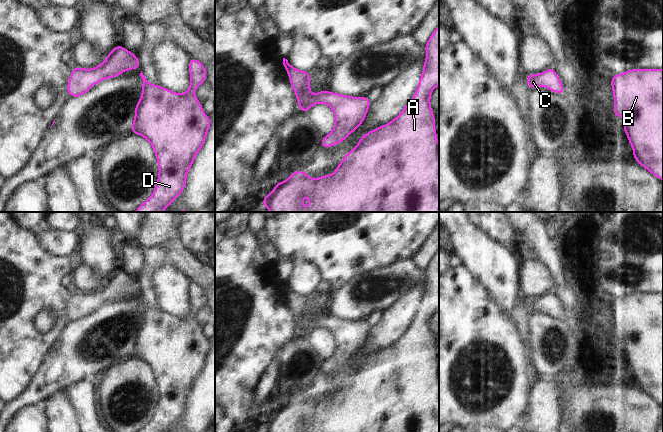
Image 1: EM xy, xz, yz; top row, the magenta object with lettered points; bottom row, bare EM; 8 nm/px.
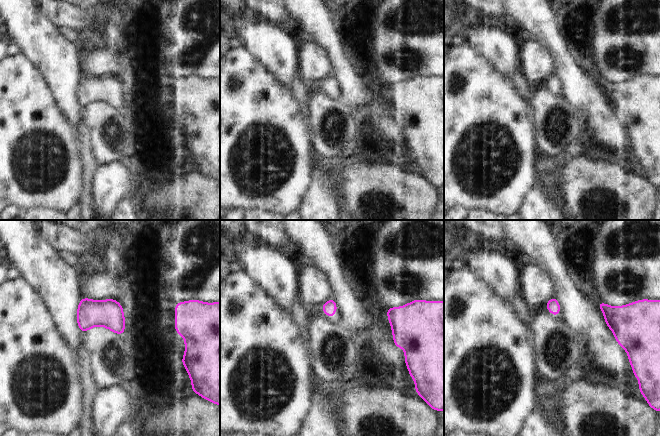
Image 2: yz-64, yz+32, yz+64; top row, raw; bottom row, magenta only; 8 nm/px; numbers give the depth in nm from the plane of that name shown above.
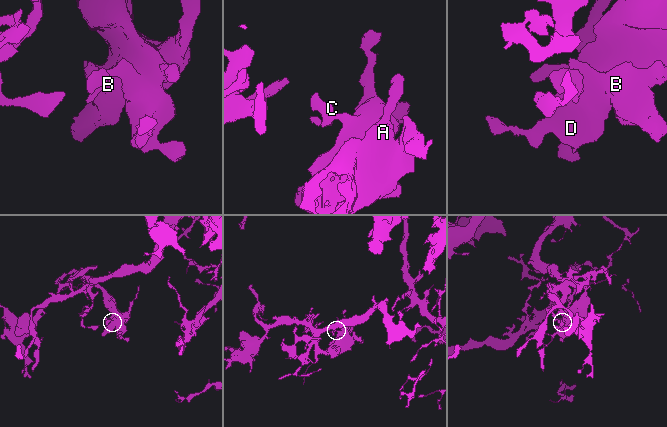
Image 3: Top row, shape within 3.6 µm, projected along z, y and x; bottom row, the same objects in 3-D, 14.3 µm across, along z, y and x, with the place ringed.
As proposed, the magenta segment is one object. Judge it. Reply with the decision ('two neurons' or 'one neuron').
one neuron

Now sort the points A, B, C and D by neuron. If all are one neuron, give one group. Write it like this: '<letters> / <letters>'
A B C D

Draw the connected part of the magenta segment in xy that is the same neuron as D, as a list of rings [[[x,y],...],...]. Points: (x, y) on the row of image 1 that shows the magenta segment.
[[[191,58],[189,62],[190,88],[183,94],[149,83],[142,71],[142,98],[135,107],[135,119],[131,133],[146,138],[155,152],[159,176],[153,194],[134,212],[163,212],[173,200],[180,195],[186,183],[187,173],[202,148],[211,124],[203,112],[199,100],[195,97],[195,89],[205,82],[206,70],[201,62]]]

